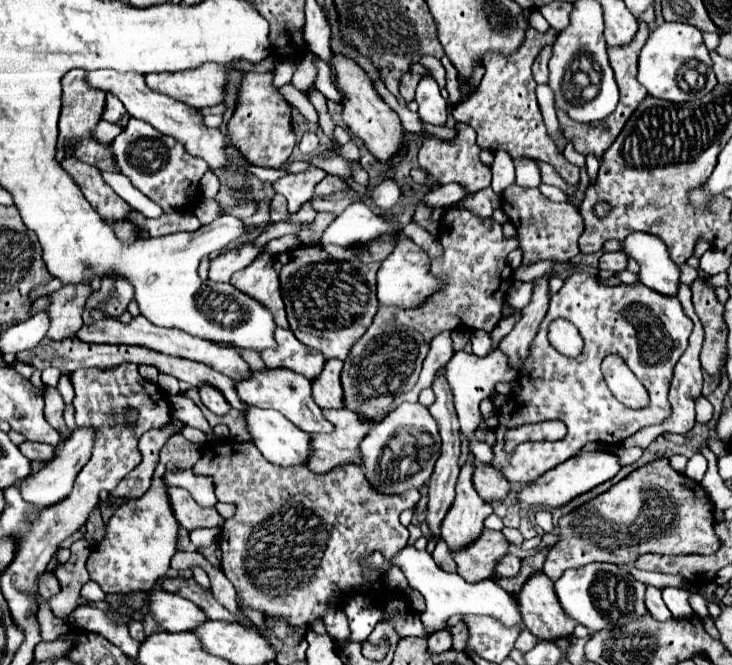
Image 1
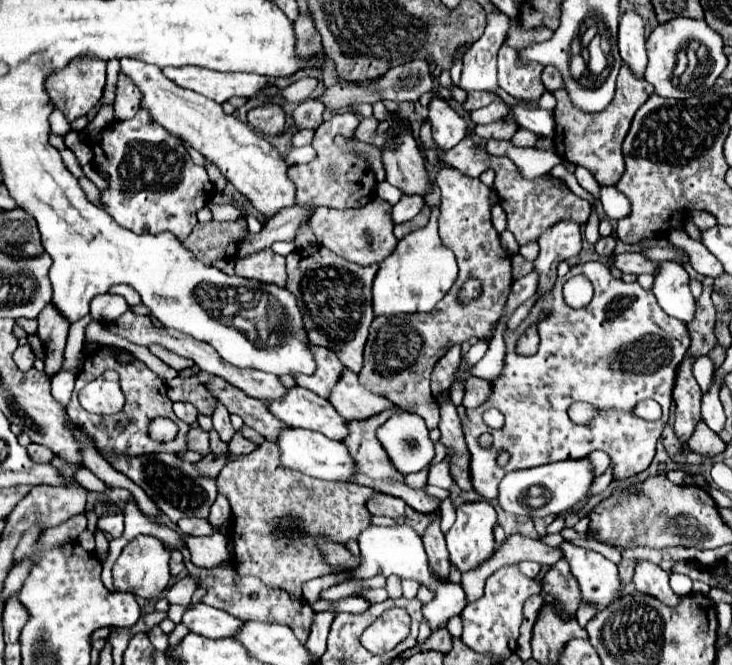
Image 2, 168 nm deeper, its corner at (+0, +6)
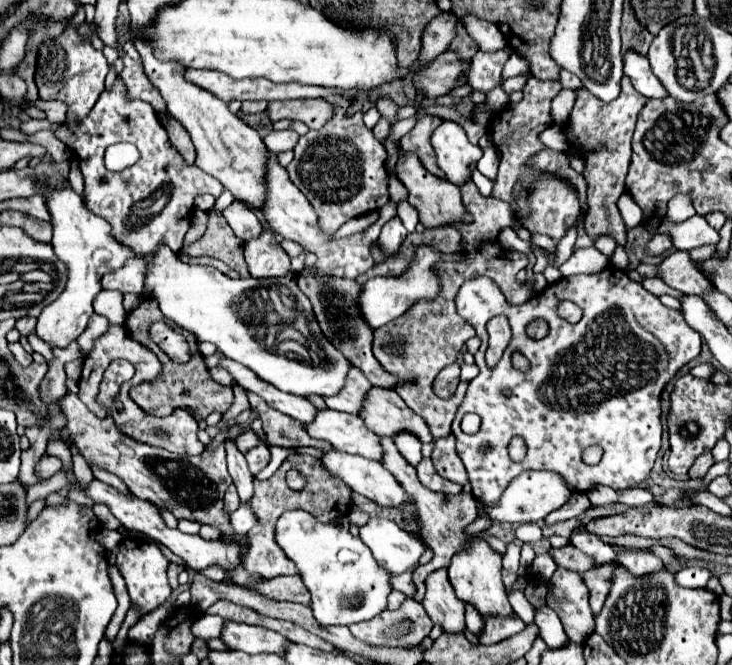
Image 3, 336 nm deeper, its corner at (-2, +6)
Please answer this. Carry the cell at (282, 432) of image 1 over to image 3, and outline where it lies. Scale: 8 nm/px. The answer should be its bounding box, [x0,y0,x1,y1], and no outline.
[321,451,427,547]

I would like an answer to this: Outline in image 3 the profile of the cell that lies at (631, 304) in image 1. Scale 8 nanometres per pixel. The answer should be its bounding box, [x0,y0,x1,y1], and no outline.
[451,267,701,505]

